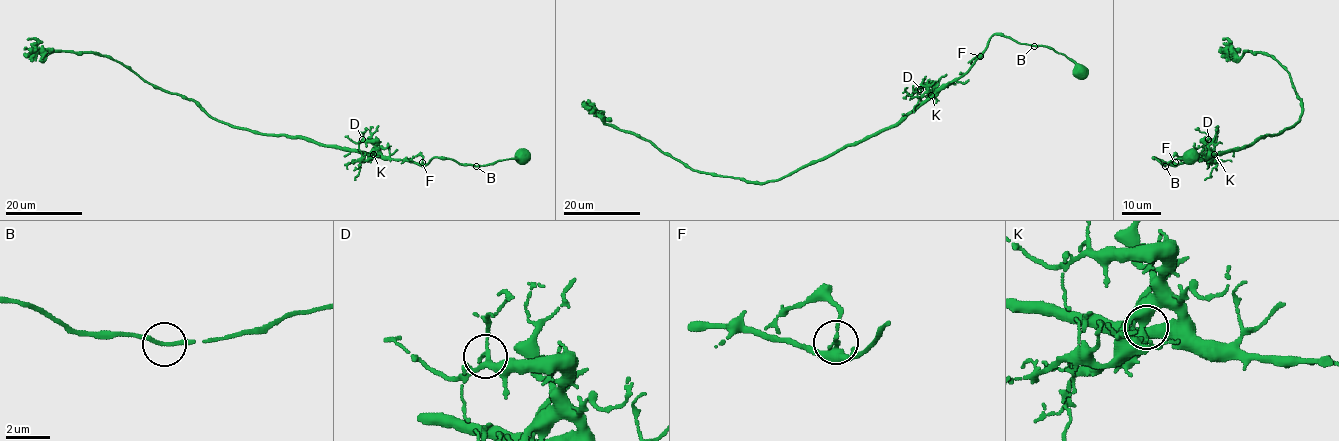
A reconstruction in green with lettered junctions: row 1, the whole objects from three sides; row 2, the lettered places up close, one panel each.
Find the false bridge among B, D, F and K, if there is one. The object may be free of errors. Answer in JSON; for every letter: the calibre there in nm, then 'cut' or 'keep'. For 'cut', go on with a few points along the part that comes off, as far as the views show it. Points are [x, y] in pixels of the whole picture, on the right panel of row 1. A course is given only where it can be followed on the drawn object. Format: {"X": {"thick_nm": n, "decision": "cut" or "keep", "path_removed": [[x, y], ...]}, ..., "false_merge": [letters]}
{"B": {"thick_nm": 160, "decision": "keep"}, "D": {"thick_nm": 240, "decision": "keep"}, "F": {"thick_nm": 360, "decision": "keep"}, "K": {"thick_nm": 480, "decision": "keep"}, "false_merge": []}

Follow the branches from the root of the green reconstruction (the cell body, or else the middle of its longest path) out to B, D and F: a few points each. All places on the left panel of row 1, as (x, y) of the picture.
B: (522, 156), (520, 159), (507, 158), (476, 166)
D: (522, 156), (520, 159), (477, 166), (442, 157), (418, 164), (386, 158), (373, 141), (362, 139)
F: (522, 156), (520, 159), (507, 158), (477, 166), (442, 157), (433, 157), (426, 164), (422, 162)

